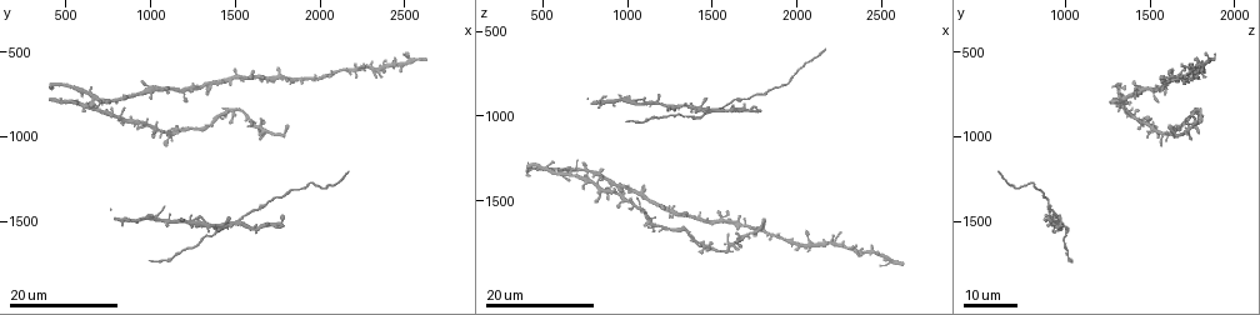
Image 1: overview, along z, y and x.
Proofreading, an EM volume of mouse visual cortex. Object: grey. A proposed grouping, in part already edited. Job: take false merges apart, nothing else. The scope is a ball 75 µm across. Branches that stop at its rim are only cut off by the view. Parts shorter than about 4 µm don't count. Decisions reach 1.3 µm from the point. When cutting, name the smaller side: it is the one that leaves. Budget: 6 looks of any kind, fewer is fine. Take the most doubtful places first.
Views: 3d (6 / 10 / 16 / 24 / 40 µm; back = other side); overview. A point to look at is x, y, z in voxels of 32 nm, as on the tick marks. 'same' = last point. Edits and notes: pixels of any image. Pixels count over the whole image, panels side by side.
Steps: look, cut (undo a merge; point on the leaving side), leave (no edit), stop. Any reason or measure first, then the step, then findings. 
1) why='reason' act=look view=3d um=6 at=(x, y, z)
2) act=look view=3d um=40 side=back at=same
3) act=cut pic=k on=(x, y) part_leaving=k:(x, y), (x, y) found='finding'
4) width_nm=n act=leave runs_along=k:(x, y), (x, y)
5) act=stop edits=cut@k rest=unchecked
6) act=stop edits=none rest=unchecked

act=look view=3d um=16 at=(1480, 1520, 1000)

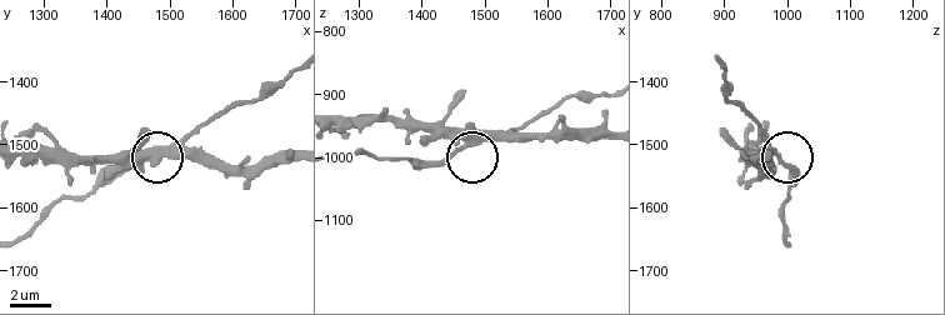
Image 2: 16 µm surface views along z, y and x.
why='zoom in' act=look view=3d um=10 at=(1460, 1520, 985)

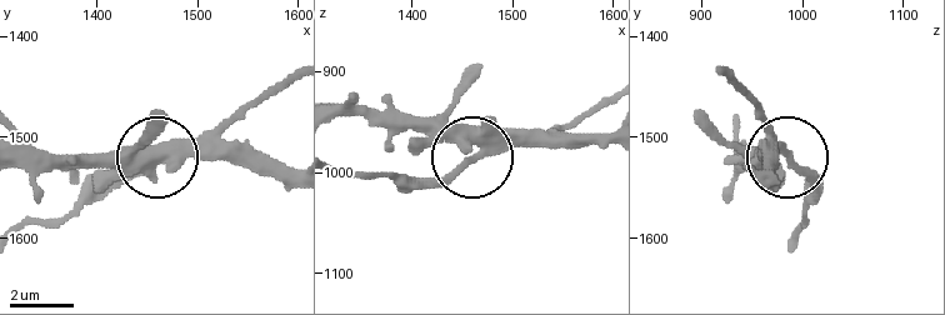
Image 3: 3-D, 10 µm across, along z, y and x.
act=leave found='all the same neuron'

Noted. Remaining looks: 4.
why='two arms at a narrow angle' act=look view=3d um=16 at=(660, 840, 1320)

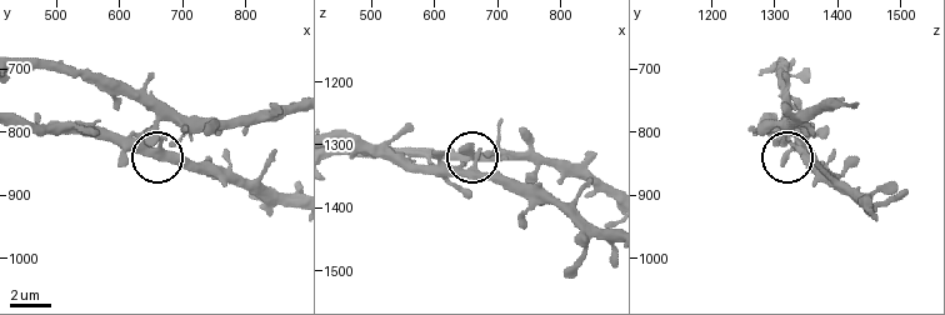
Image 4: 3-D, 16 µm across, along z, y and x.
act=look view=3d um=10 at=(665, 825, 1330)

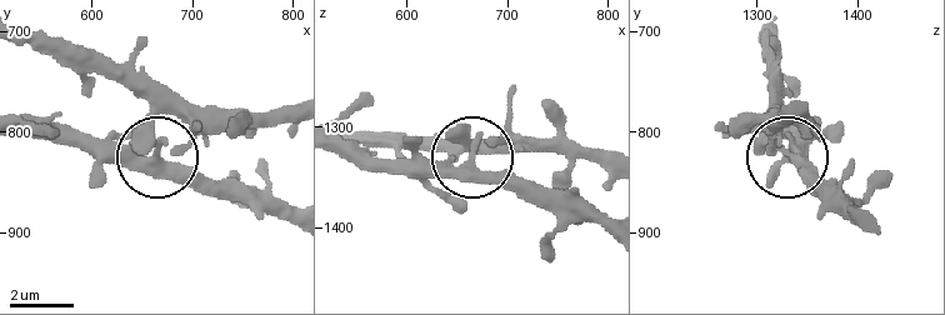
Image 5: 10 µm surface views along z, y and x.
side_arm_um=10 arms=5 act=leave found='all the same neuron'

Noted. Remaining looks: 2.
why='thick turns thin' act=look view=3d um=24 at=(1040, 1460, 920)

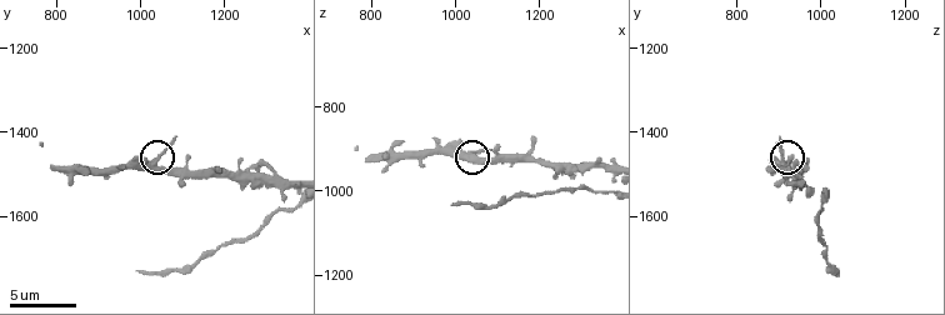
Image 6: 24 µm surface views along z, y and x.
act=look view=3d um=10 at=(1055, 1455, 910)

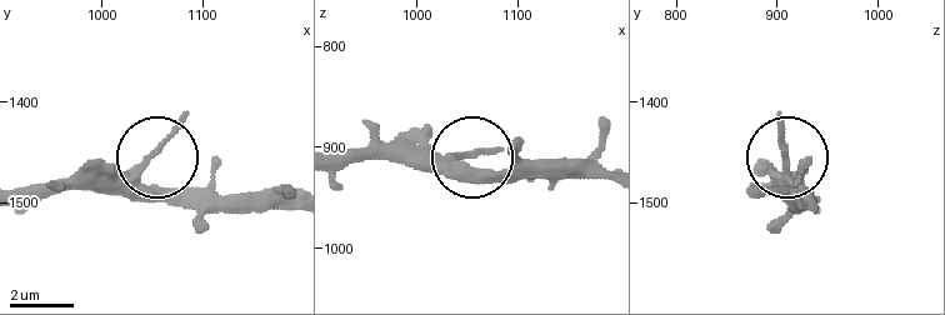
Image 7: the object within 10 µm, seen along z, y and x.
act=leave found='continuous, no second neuron'

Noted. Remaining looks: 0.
act=stop edits=none rest=unchecked

